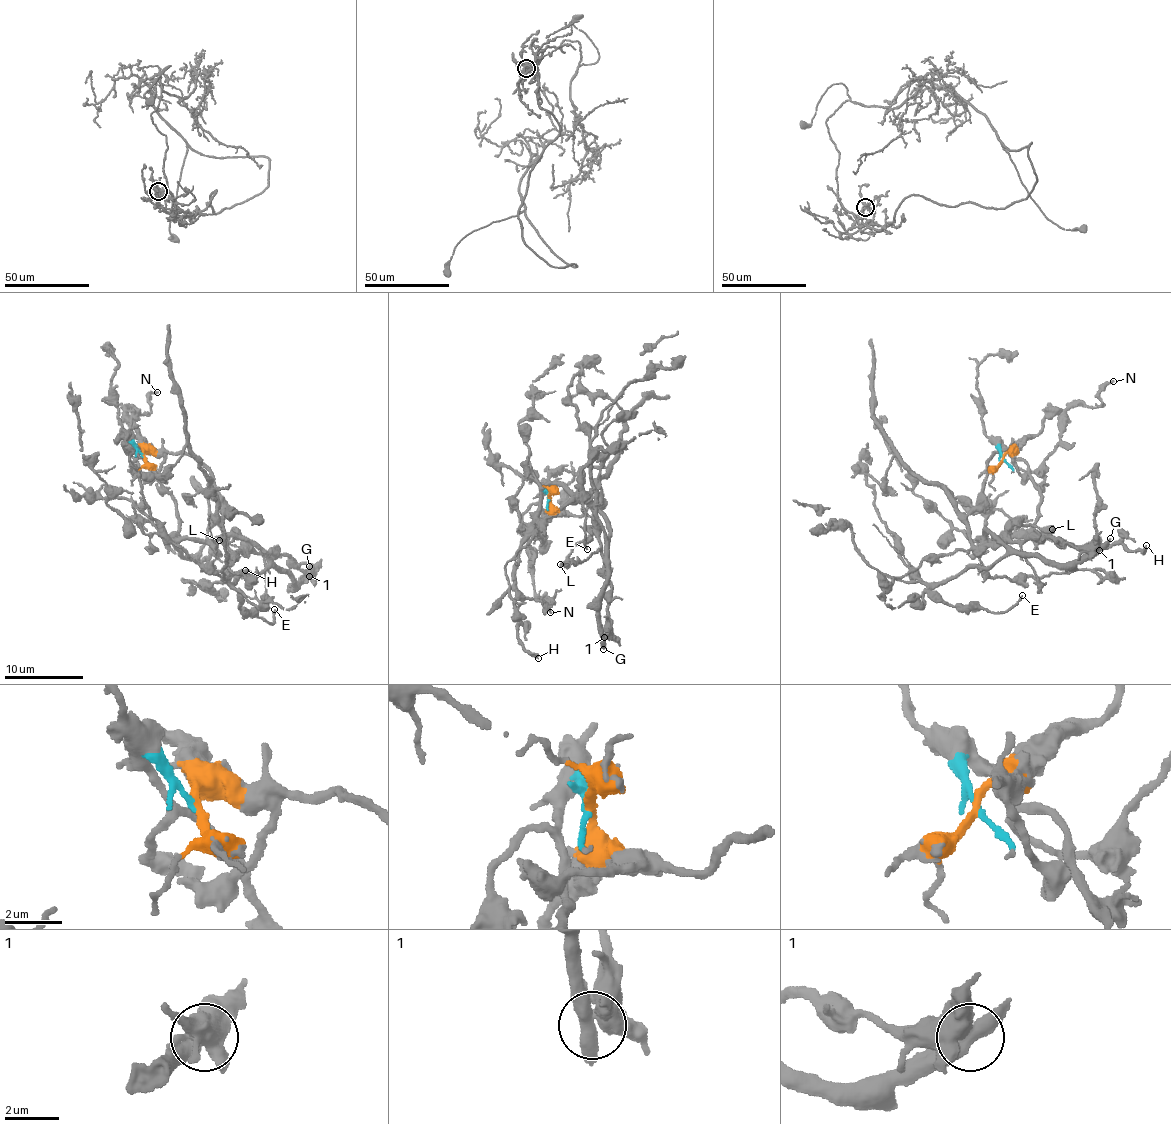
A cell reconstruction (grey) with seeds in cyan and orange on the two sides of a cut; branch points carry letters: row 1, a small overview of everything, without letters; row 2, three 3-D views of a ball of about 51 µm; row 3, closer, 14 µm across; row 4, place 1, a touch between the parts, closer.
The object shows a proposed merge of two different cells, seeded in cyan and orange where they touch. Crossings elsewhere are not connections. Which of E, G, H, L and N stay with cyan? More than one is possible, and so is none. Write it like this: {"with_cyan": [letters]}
{"with_cyan": ["E", "G", "H", "N"]}

